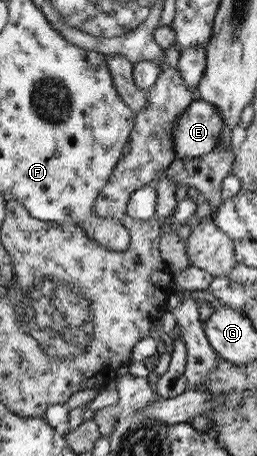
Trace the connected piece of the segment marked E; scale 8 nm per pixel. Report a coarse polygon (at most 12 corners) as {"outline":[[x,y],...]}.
{"outline":[[196,99],[173,131],[177,159],[209,154],[226,127]]}

